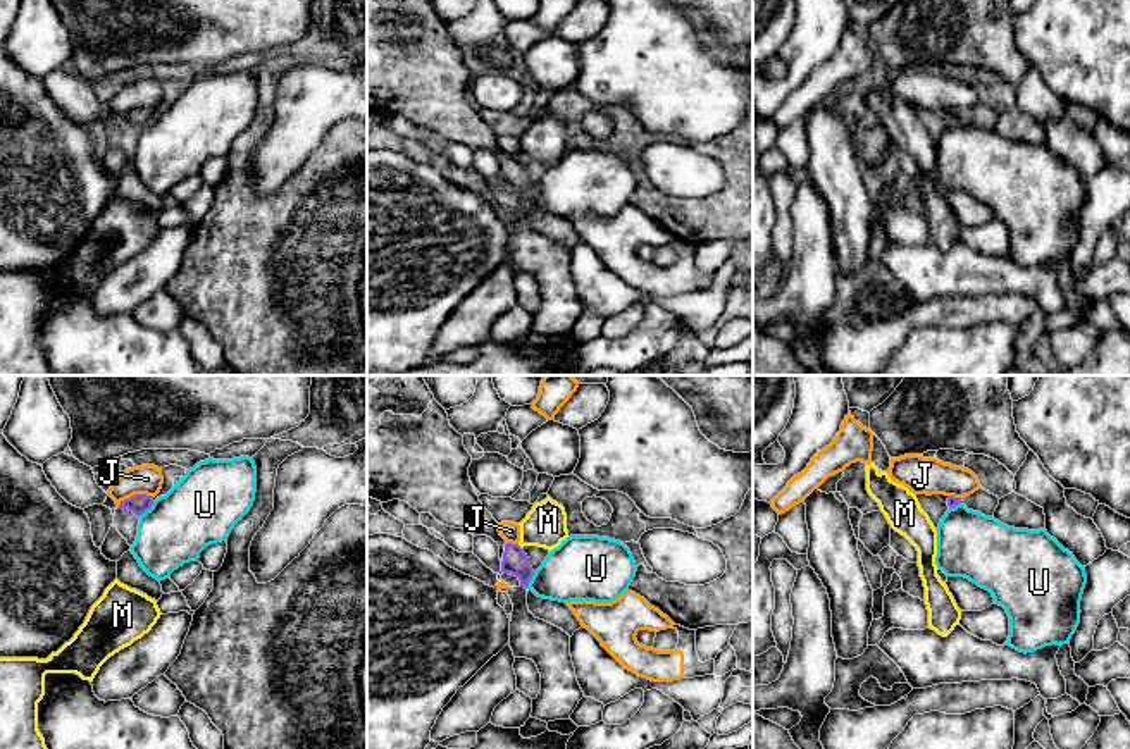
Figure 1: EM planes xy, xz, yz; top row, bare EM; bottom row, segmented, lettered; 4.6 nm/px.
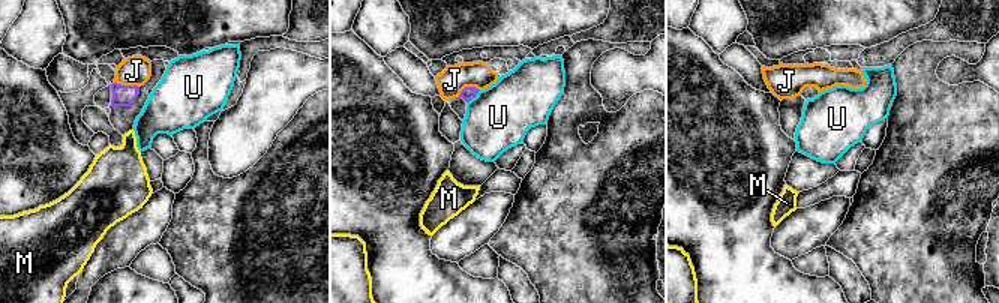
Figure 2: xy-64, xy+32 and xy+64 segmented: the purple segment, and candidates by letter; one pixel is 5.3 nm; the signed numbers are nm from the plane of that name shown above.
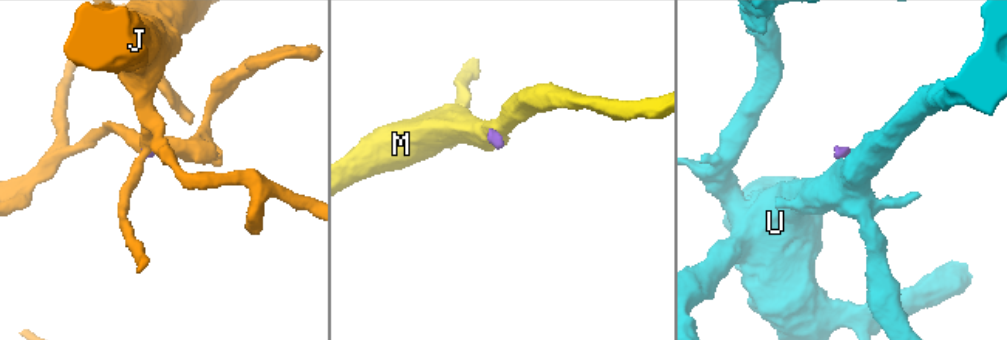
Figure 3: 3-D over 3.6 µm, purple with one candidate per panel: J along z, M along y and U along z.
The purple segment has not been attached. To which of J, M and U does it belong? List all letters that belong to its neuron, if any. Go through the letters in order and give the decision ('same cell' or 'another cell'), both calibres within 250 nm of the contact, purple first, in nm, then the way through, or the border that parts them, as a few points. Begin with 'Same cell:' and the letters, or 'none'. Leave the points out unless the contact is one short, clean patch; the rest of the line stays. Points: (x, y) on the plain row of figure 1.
Same cell: none
J: another cell; calibres 90 and 140 nm; border xy (152, 111), (131, 109), (117, 121)
M: another cell; calibres 120 and 200 nm; border xz (517, 159), (521, 162)
U: another cell; calibres 90 and 320 nm; border xy (154, 116), (138, 131)

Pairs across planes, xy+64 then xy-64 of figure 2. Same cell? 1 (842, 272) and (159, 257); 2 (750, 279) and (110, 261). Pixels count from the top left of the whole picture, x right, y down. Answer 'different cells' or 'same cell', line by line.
1: different cells
2: different cells

